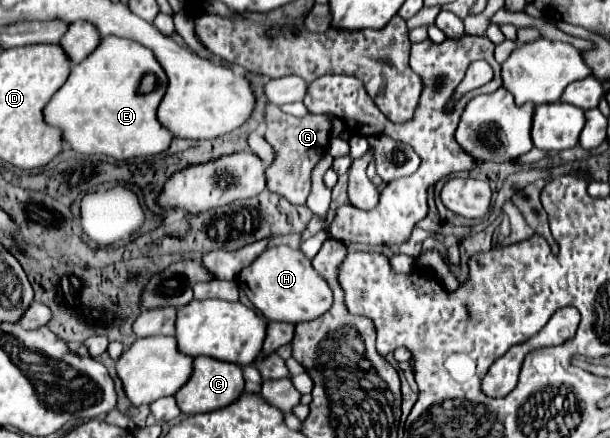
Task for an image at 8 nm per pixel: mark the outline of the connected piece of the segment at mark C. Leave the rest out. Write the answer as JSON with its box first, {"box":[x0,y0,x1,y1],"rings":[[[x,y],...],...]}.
{"box":[174,357,244,415],"rings":[[[196,357],[194,375],[190,377],[190,383],[186,383],[186,387],[182,387],[182,391],[178,391],[178,395],[174,395],[174,399],[182,413],[194,415],[194,413],[208,413],[208,411],[226,407],[234,399],[238,399],[242,391],[244,391],[244,377],[242,377],[242,369],[238,365],[218,361],[212,357]]]}

